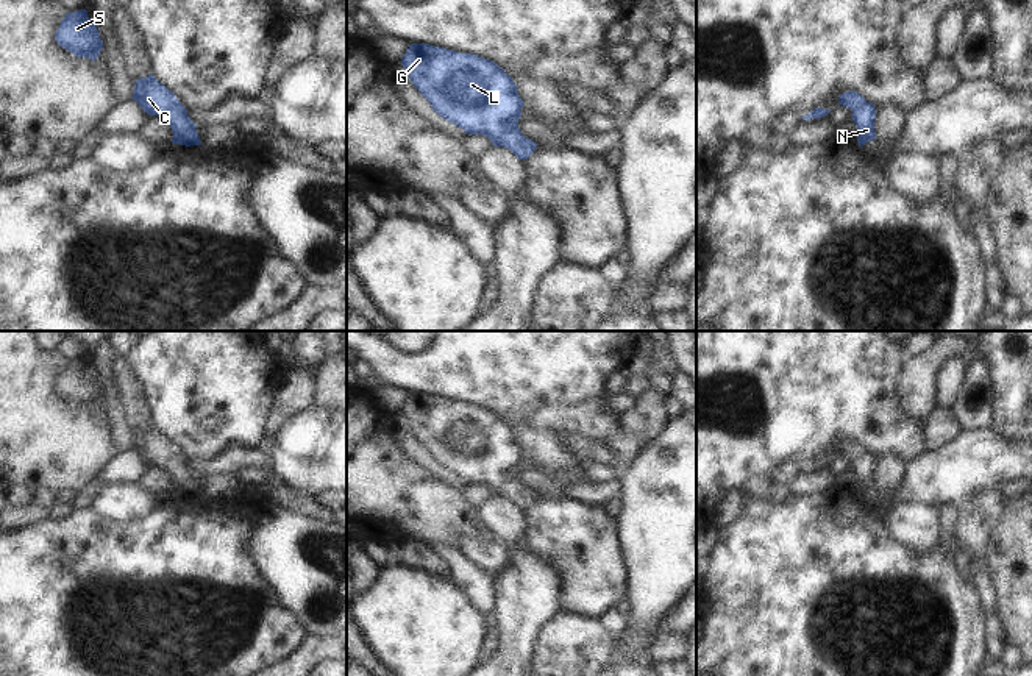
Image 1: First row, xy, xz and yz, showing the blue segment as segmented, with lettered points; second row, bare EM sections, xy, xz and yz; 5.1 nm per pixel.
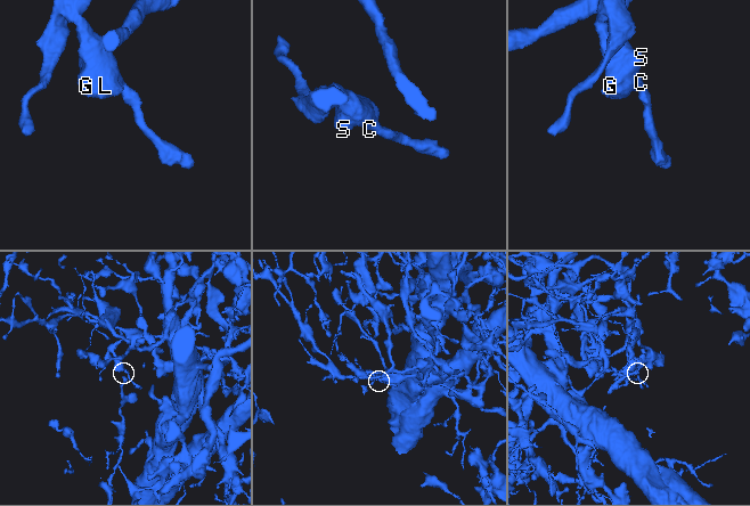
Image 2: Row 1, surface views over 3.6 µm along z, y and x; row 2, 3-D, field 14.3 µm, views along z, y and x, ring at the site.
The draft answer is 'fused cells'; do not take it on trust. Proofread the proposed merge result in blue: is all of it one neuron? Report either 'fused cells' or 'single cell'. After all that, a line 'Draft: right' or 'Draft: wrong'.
single cell
Draft: wrong

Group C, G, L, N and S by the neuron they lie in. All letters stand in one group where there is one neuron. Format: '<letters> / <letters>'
C G L N S

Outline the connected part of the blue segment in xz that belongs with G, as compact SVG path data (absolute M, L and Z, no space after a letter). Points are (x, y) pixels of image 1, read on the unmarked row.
M411 393L401 407L409 429L434 462L462 478L482 484L492 495L528 509L537 493L518 478L523 450L512 428L493 411L429 393Z

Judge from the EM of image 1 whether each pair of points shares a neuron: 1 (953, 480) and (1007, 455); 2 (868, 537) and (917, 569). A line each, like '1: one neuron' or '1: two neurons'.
1: one neuron
2: one neuron

